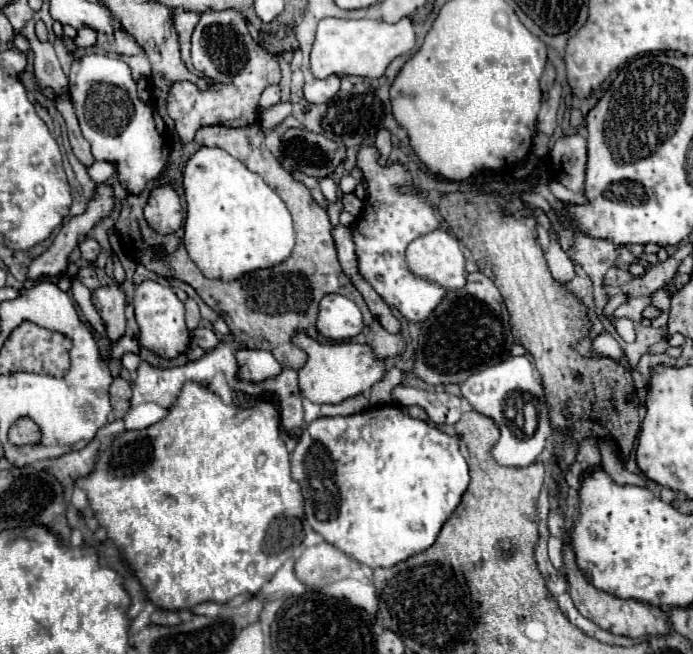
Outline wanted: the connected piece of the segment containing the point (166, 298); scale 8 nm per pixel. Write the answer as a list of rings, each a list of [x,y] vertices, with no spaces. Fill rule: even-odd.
[[[142,282],[134,292],[134,316],[140,328],[140,342],[144,348],[162,358],[180,356],[190,344],[190,330],[184,322],[184,304],[178,300],[170,286],[158,282]]]

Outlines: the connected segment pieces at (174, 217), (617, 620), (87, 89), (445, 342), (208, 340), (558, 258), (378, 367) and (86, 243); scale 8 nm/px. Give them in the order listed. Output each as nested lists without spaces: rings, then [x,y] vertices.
[[[170,184],[154,188],[144,206],[144,218],[160,234],[172,234],[182,226],[182,206],[180,196]]]
[[[564,538],[564,546],[562,546],[562,560],[564,560],[564,572],[568,578],[568,592],[572,596],[574,606],[578,608],[578,612],[582,616],[586,616],[588,620],[596,622],[600,628],[610,630],[612,634],[622,634],[628,638],[640,638],[644,634],[668,634],[670,632],[670,622],[666,620],[666,612],[658,606],[646,604],[646,602],[638,602],[638,600],[622,600],[616,598],[608,592],[602,592],[598,588],[592,586],[592,582],[580,572],[578,564],[576,564],[576,554],[572,550],[572,544],[568,538]]]
[[[86,54],[72,62],[70,98],[84,138],[92,144],[96,160],[108,160],[118,166],[118,178],[128,192],[140,194],[146,184],[160,176],[166,166],[162,118],[136,94],[136,82],[130,68],[116,56]]]
[[[470,272],[466,286],[450,290],[422,322],[420,352],[416,352],[414,372],[428,384],[460,384],[470,374],[506,360],[514,344],[506,314],[508,310],[496,284],[482,272]]]
[[[196,328],[192,332],[192,342],[196,342],[204,350],[212,350],[218,344],[218,336],[210,328]]]
[[[558,240],[550,242],[550,248],[544,252],[544,256],[546,256],[546,262],[550,266],[550,272],[552,272],[552,276],[556,280],[560,280],[560,282],[572,280],[572,276],[574,276],[574,264],[568,258],[568,254],[560,248]]]
[[[296,332],[292,342],[308,354],[308,362],[298,370],[298,376],[302,396],[314,404],[338,404],[370,390],[384,376],[384,360],[378,360],[366,344],[320,344],[308,332]]]
[[[86,238],[80,242],[80,252],[82,252],[82,258],[88,260],[88,262],[94,262],[96,256],[100,254],[100,246],[94,238]]]

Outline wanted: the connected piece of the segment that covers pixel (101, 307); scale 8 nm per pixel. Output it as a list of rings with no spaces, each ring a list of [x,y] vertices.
[[[116,284],[112,286],[100,286],[92,292],[92,300],[104,320],[106,326],[106,336],[110,342],[116,342],[124,336],[126,330],[126,298],[124,290]]]

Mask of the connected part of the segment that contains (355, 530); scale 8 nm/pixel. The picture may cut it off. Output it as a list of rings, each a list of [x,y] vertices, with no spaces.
[[[396,404],[370,406],[352,416],[312,420],[304,428],[290,462],[292,478],[302,488],[310,528],[328,544],[370,568],[390,568],[430,548],[470,484],[470,470],[460,454],[460,434],[446,434],[424,420],[408,416],[406,408]]]

